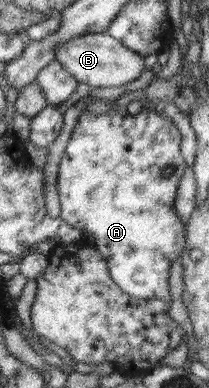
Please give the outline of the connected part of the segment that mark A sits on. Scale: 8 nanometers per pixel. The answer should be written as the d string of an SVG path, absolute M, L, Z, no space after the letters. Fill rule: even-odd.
M144 107L138 114L129 114L128 116L118 114L114 109L108 113L101 113L100 115L94 115L87 111L87 109L84 109L76 127L72 130L65 153L62 155L62 159L60 159L56 186L61 209L59 218L70 225L70 227L82 231L82 234L86 232L94 235L95 248L99 252L102 252L102 255L105 257L109 267L110 277L112 277L112 281L120 287L120 290L130 294L132 297L142 299L158 298L169 304L171 303L169 291L170 266L173 261L176 261L176 259L182 255L185 249L187 234L187 231L184 230L182 220L178 218L178 214L174 212L172 207L172 205L174 205L178 183L180 183L180 177L182 177L184 169L188 166L182 156L180 143L182 143L182 134L179 132L179 129L167 117L160 115L150 107ZM164 167L174 167L174 172L167 177L162 176L161 173Z

